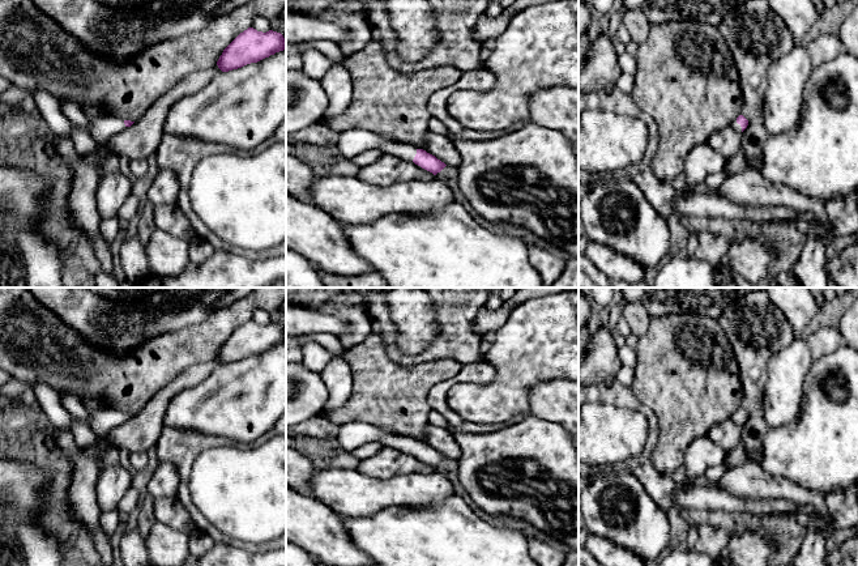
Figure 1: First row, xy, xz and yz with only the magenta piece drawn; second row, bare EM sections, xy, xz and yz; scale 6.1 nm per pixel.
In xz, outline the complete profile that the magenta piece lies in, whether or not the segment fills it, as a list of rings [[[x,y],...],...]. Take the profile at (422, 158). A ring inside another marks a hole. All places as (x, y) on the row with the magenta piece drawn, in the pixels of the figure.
[[[353,128],[338,133],[336,146],[343,157],[350,159],[366,149],[379,149],[383,153],[394,154],[405,161],[414,162],[434,175],[447,166],[423,149],[417,149],[411,144],[394,141],[363,128]]]

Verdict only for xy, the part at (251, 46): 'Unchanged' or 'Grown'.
Unchanged

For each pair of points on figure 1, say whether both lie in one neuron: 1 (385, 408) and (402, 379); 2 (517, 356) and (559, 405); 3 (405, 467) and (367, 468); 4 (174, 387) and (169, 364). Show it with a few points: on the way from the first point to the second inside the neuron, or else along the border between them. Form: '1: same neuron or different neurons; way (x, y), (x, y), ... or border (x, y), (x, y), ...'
1: same neuron; way (389, 401), (402, 386)
2: different neurons; border (564, 378), (534, 383), (529, 388), (528, 412)
3: same neuron; way (396, 467), (376, 467)
4: different neurons; border (199, 364), (187, 366), (149, 400)

